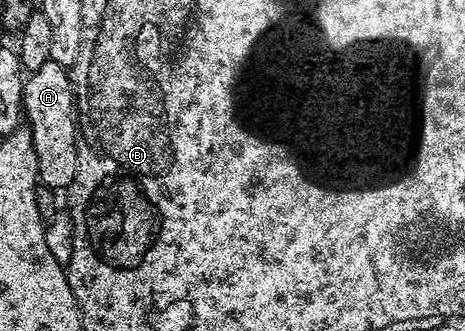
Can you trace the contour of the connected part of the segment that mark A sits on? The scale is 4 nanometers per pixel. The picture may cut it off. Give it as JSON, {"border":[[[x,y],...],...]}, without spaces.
{"border":[[[48,61],[39,70],[31,72],[24,80],[22,111],[25,124],[32,131],[32,143],[36,143],[36,167],[41,184],[55,191],[69,190],[70,184],[76,179],[78,170],[78,102],[74,100],[74,82],[67,66]]]}

